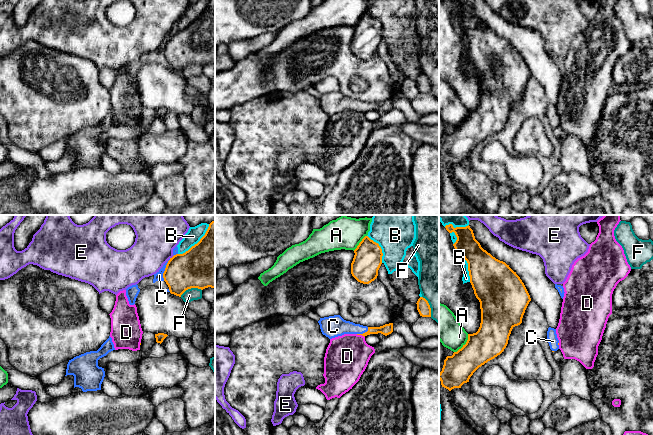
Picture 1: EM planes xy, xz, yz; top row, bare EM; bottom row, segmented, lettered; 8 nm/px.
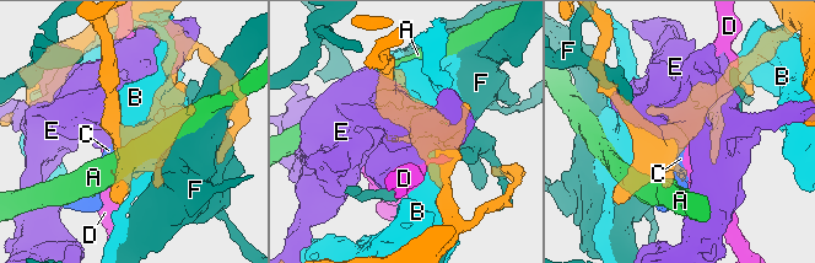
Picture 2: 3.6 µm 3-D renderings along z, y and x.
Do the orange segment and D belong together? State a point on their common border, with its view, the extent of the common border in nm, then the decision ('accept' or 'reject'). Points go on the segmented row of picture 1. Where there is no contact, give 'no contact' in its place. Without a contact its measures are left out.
xz (360, 334) | 80 nm | reject

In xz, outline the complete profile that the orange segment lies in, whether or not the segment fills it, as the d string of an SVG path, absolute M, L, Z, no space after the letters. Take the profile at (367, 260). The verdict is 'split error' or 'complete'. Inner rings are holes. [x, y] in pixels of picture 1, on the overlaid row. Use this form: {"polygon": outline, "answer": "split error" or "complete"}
{"polygon": "M365 236L354 250L351 274L360 283L369 284L378 276L382 264L382 249L378 243Z", "answer": "complete"}

